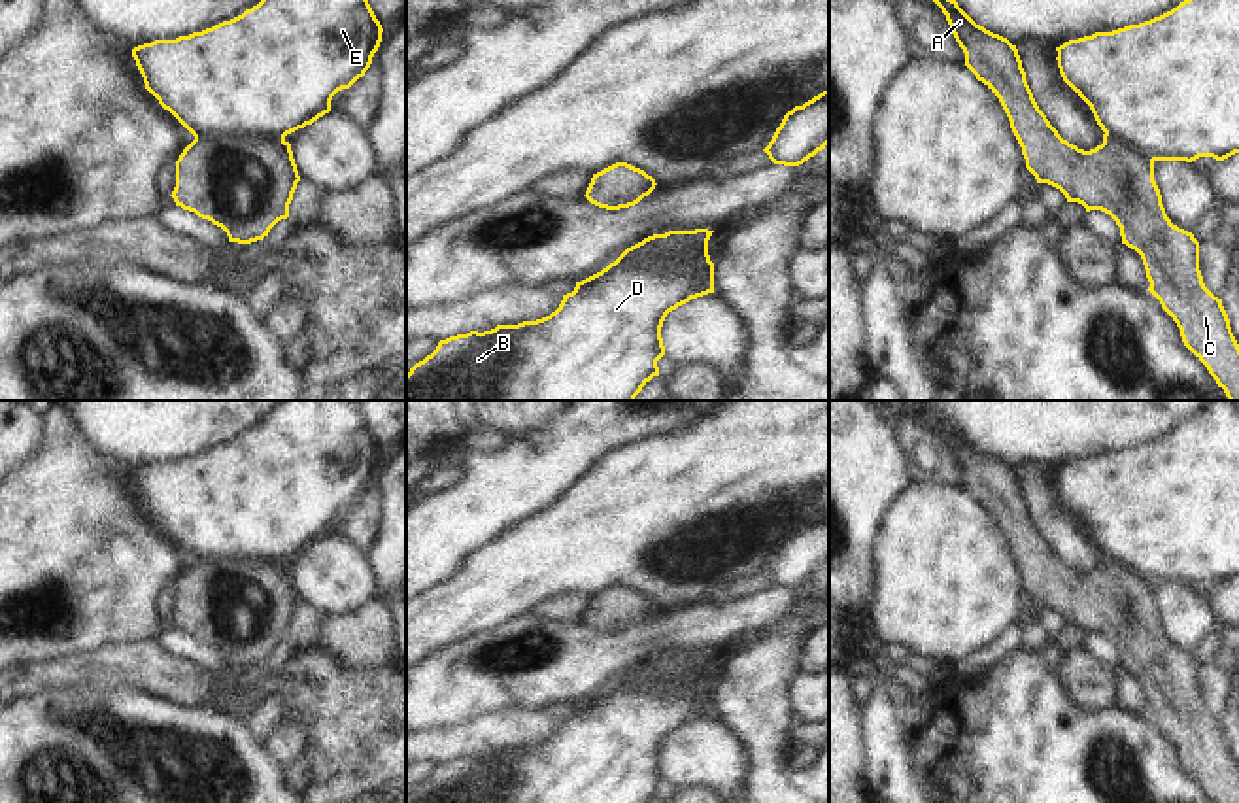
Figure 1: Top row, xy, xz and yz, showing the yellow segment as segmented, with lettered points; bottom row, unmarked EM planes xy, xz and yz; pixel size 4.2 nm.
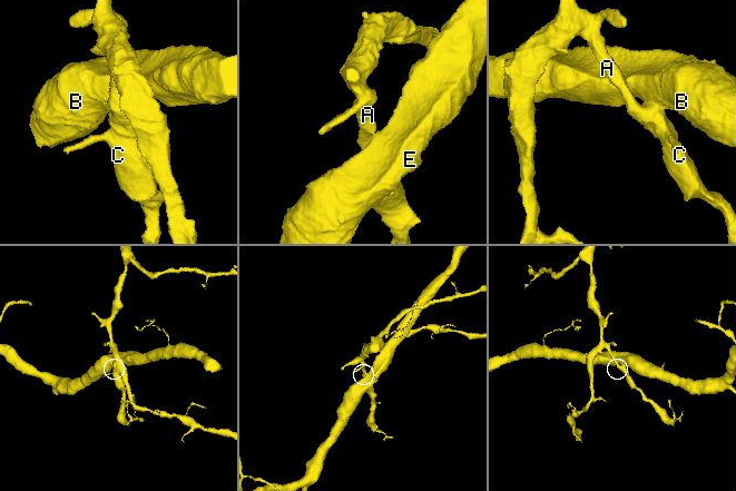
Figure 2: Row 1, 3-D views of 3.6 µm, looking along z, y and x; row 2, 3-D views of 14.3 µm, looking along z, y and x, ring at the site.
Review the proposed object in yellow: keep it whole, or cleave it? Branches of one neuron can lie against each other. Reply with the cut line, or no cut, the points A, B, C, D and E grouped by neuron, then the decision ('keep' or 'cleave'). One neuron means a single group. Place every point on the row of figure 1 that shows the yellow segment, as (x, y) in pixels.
cut in xy along (195, 136), (259, 135), (284, 140); A C / B D E; cleave

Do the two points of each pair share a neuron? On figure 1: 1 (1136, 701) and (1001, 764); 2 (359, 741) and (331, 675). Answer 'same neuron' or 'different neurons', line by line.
1: different neurons
2: same neuron

